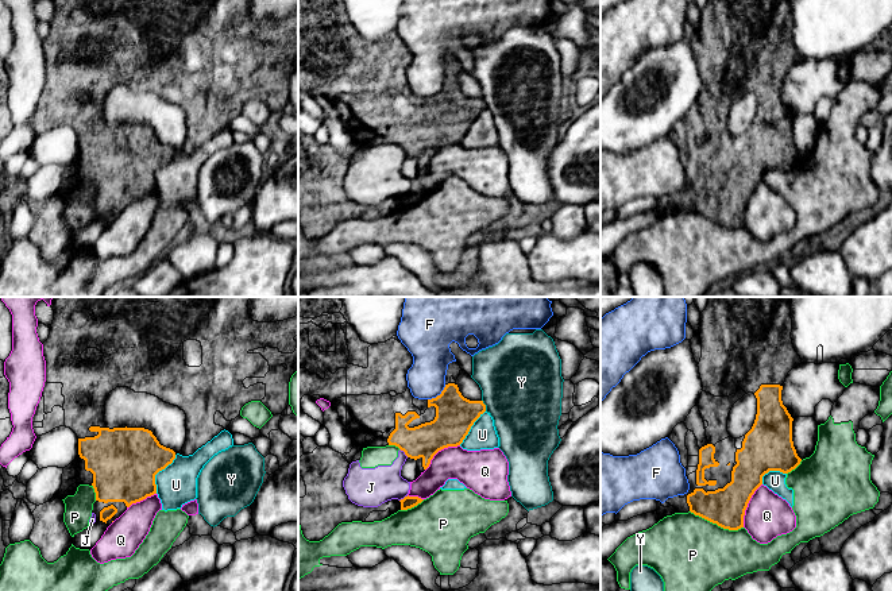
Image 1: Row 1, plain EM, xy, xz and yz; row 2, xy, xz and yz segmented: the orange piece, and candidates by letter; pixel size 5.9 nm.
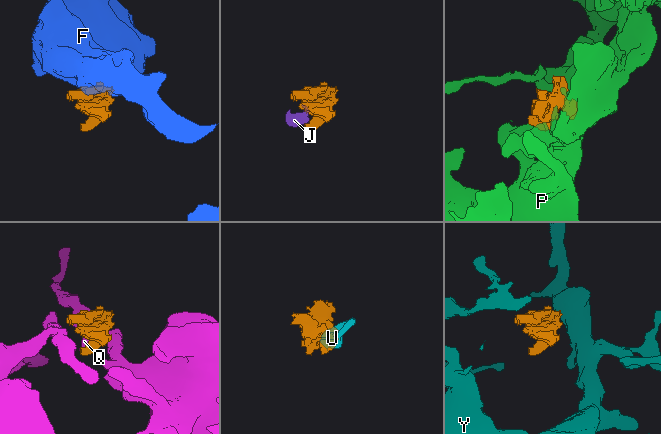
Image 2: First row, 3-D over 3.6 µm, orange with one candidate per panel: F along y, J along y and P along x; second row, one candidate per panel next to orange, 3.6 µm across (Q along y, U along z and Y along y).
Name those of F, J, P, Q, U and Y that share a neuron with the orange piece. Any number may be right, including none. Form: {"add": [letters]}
{"add": []}

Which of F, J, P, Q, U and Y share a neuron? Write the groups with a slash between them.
F / J P U / Q / Y

